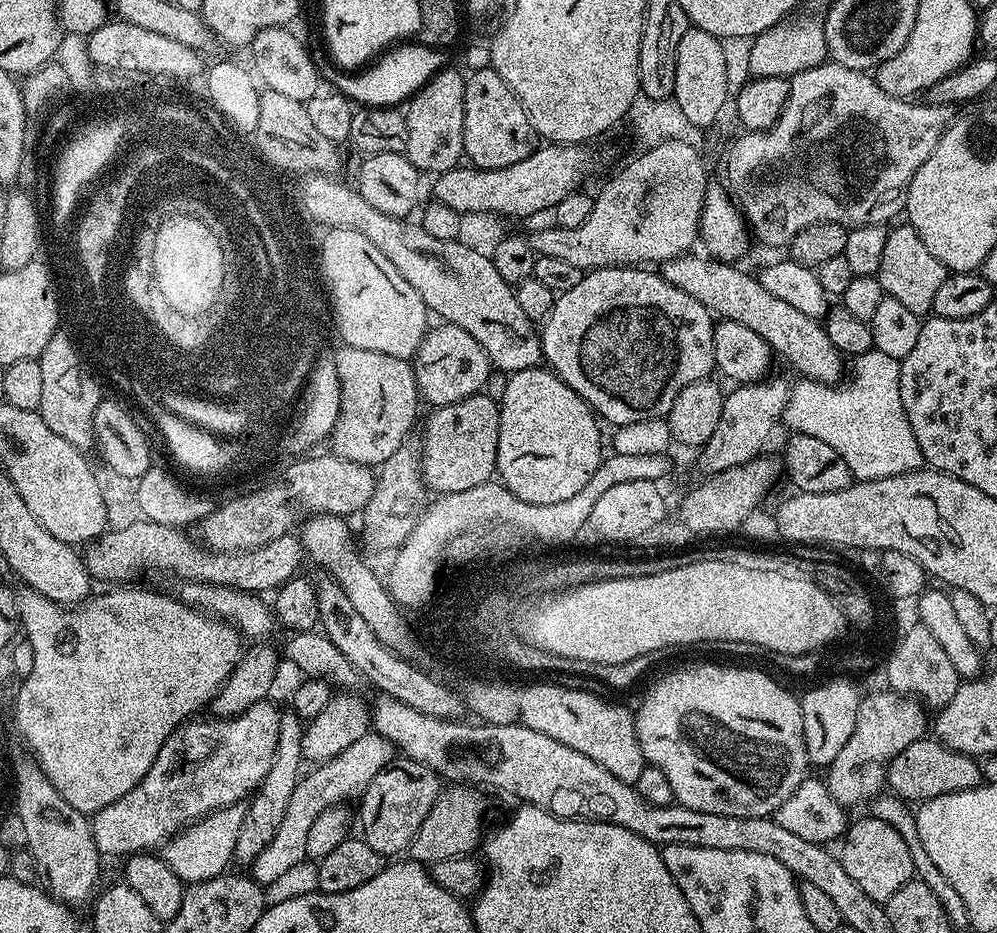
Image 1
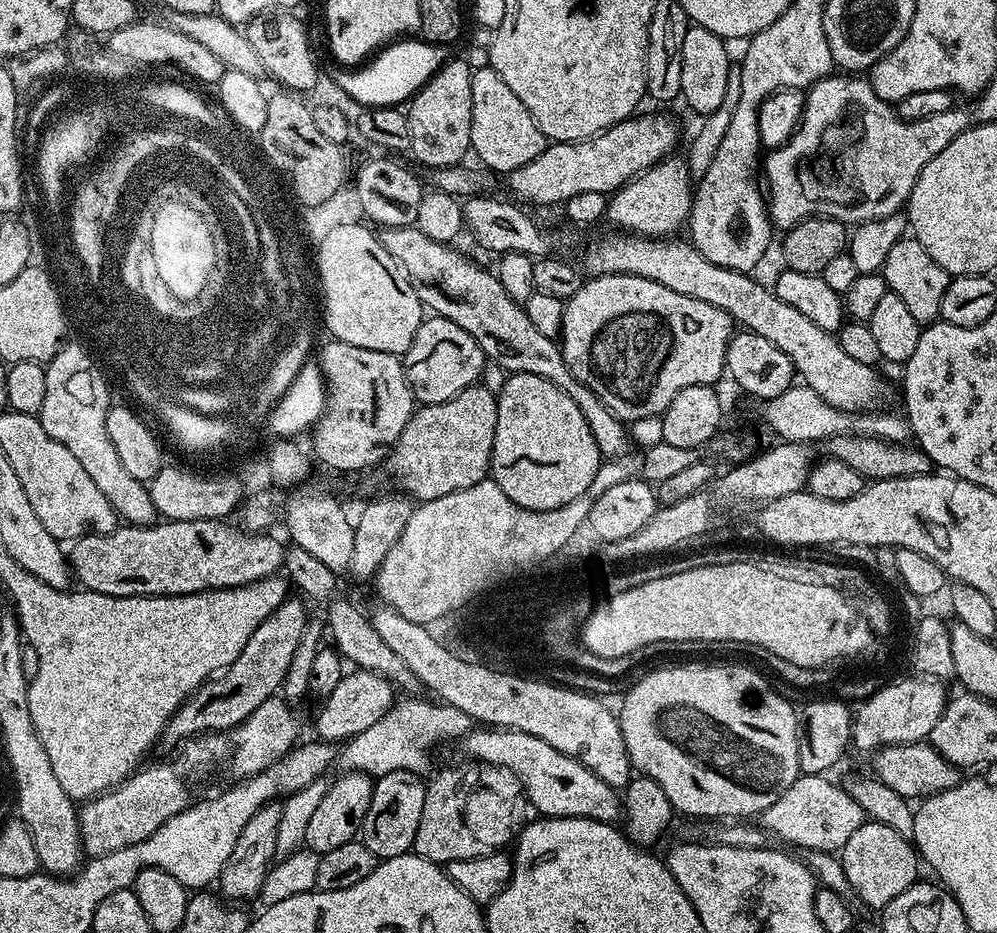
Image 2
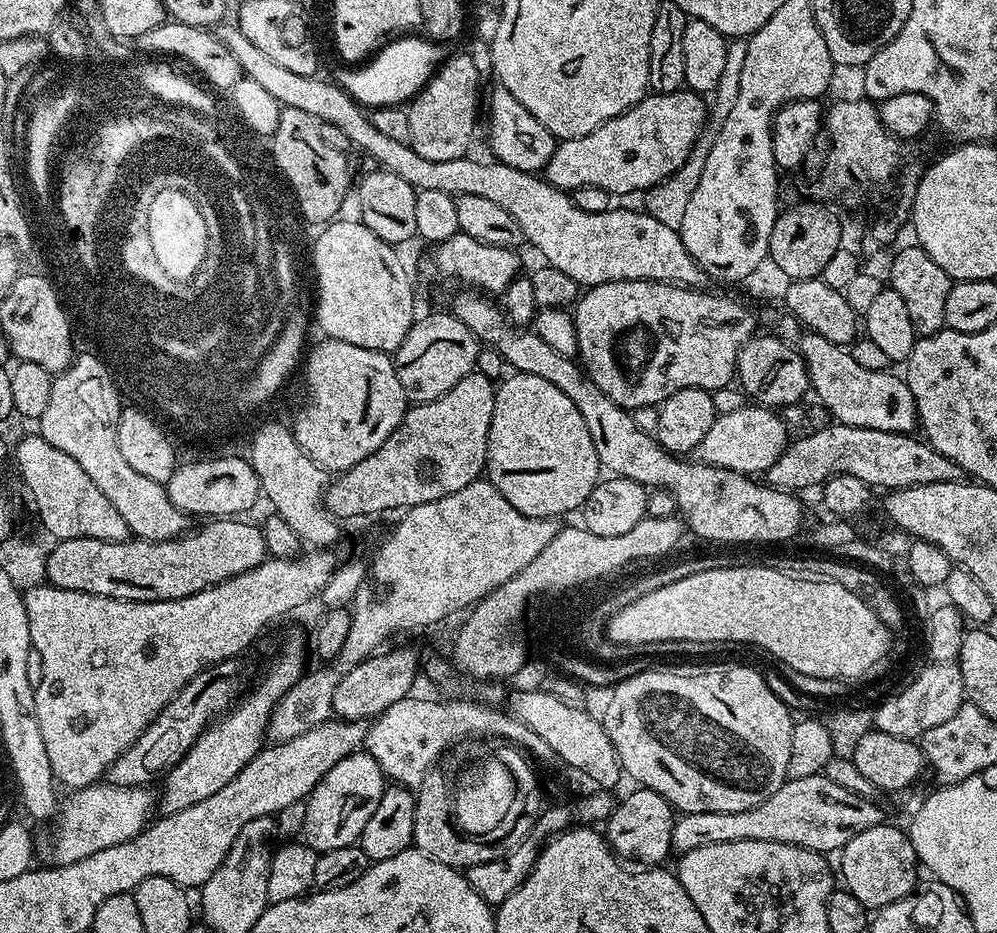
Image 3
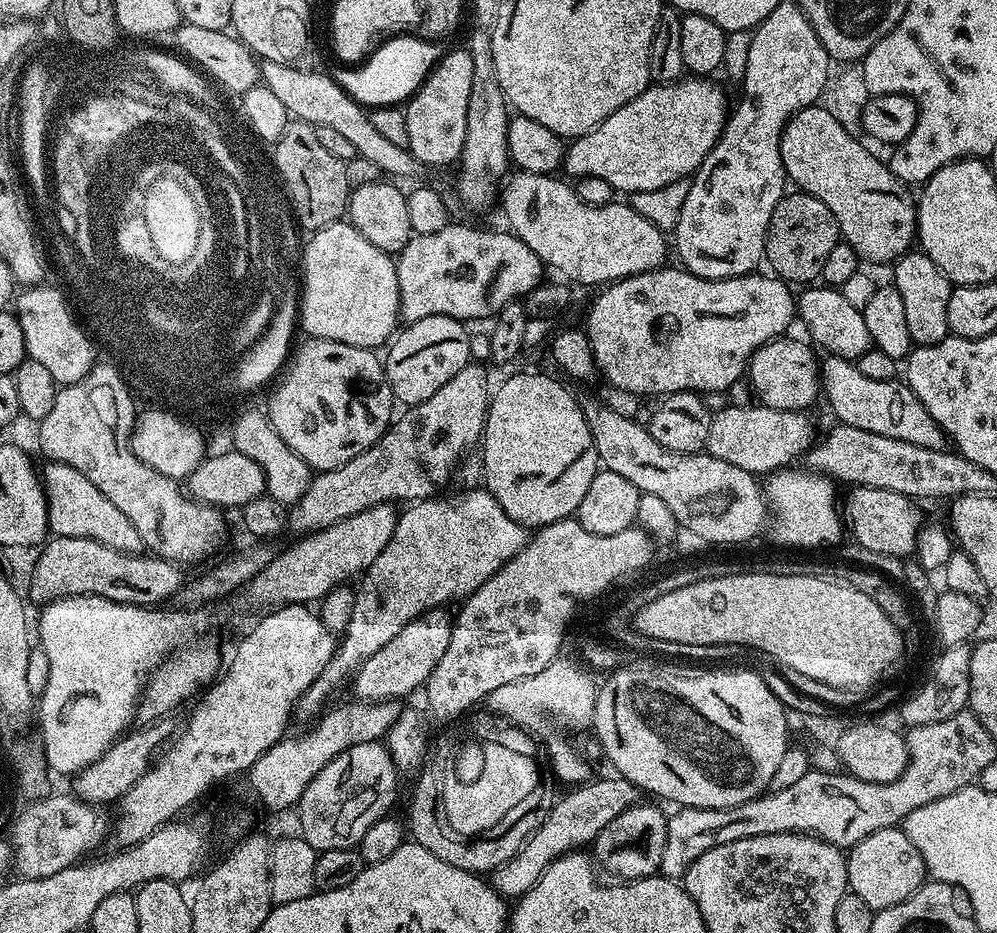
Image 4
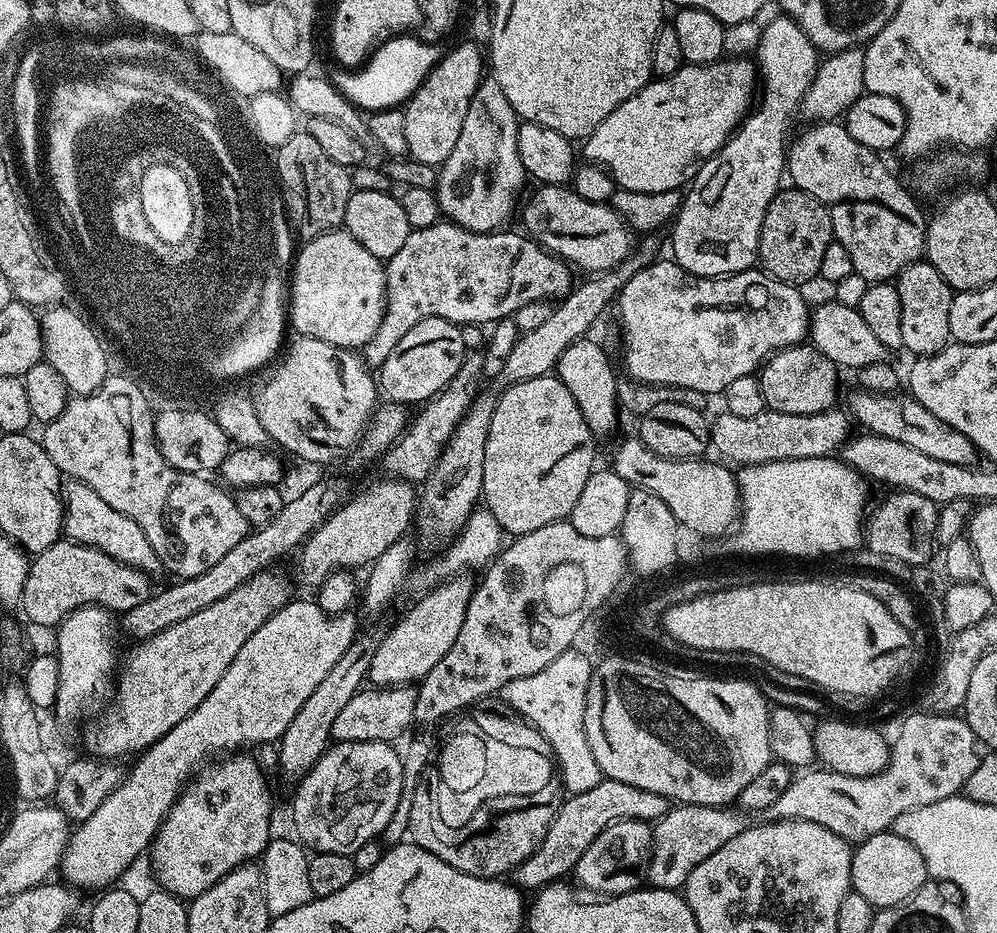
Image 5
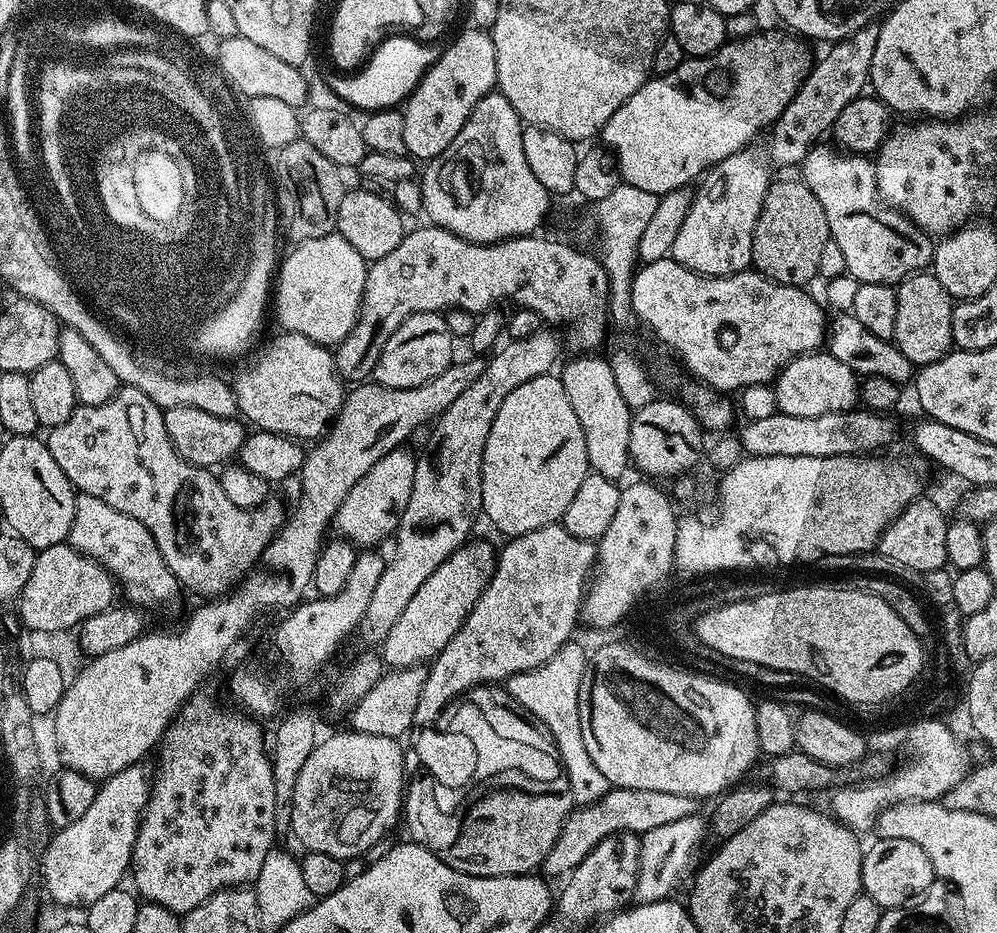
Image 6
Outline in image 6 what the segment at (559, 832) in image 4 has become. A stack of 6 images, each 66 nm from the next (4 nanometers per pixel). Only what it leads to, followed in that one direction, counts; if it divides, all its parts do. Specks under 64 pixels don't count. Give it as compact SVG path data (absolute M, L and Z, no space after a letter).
M629 788L608 789L607 794L584 807L573 807L571 814L566 818L550 854L546 854L542 865L545 877L567 877L580 865L582 858L598 842L616 832L635 832L642 834L646 830L655 830L657 826L667 826L669 822L678 822L681 818L697 815L697 797L669 794L663 790L630 790Z

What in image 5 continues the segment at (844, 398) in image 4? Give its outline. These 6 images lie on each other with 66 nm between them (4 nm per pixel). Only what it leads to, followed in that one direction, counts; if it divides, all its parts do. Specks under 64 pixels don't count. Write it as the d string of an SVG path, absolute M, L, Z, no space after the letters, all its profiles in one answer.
M855 391L848 396L847 411L851 419L871 435L894 438L894 442L902 442L902 446L910 446L929 458L950 462L953 466L973 466L977 463L978 453L970 438L966 438L966 434L958 434L954 426L946 426L942 418L934 418L934 414L930 414L930 410L926 410L926 406L922 406L922 402L915 400L911 394L900 396L886 392Z

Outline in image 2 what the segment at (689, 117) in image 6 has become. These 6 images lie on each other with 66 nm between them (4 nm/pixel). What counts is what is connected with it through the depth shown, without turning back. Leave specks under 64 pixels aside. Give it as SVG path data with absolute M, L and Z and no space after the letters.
M633 115L629 119L610 126L605 132L599 132L598 135L585 140L575 140L565 144L549 143L548 147L542 150L542 154L538 154L538 158L534 158L534 162L526 162L526 166L507 173L508 188L517 197L512 196L525 205L540 202L563 206L567 200L574 198L574 194L586 194L586 190L605 194L616 192L623 184L627 184L646 169L653 168L661 160L669 159L673 155L672 147L676 144L675 126L664 116L640 115Z

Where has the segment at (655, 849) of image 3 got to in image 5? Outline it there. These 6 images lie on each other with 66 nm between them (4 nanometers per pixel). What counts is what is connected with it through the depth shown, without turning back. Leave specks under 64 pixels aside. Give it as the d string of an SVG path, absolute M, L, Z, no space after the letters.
M619 820L606 826L606 830L602 830L602 834L598 834L598 838L590 842L590 846L586 846L586 854L578 858L575 883L580 883L584 888L597 888L605 897L635 892L648 879L652 830L653 825L646 820Z

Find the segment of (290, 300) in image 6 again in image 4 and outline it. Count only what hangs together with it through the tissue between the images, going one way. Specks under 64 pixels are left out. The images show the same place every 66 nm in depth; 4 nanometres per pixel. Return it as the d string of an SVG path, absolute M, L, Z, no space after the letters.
M328 224L325 228L311 233L312 241L302 248L302 295L299 297L298 324L308 331L309 337L317 340L333 340L359 348L379 349L393 339L400 320L400 291L395 259L383 252L374 242L366 242L354 227L335 227Z

